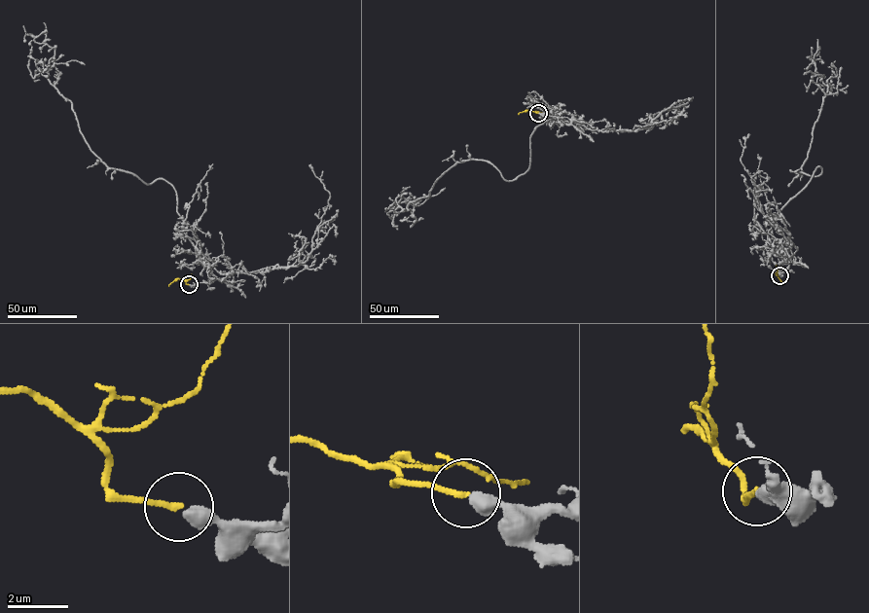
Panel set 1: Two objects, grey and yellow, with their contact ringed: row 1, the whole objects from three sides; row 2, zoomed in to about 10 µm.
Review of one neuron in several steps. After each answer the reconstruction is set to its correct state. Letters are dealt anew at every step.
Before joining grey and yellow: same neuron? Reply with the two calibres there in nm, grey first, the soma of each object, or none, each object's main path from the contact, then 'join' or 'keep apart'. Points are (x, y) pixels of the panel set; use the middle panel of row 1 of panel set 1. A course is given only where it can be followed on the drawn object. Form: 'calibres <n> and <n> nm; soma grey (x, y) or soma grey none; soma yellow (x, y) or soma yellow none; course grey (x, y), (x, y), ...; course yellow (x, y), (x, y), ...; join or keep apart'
calibres 480 and 180 nm; soma grey none; soma yellow none; course grey (539, 113), (570, 123), (551, 116), (537, 126), (524, 173), (505, 180), (464, 160), (427, 196), (385, 211); course yellow (539, 113), (526, 110), (518, 114); join

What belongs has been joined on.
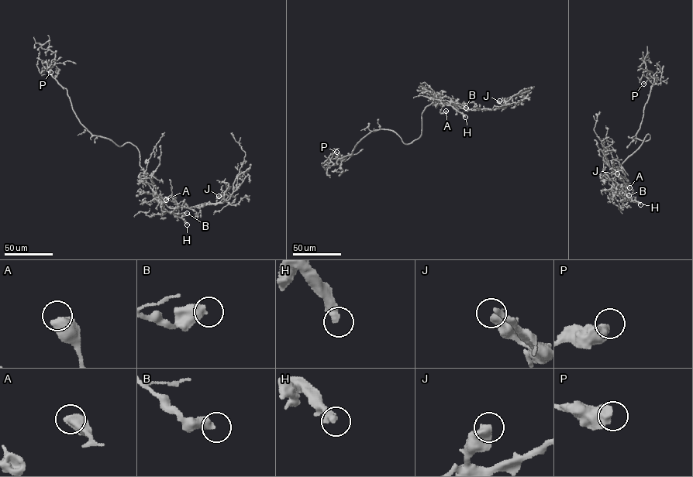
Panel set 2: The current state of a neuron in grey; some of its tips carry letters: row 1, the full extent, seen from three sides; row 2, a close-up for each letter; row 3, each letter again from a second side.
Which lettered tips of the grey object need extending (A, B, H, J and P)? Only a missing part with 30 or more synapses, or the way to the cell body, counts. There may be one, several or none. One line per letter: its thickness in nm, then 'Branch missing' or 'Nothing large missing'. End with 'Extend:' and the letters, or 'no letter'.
A: Thickness 600 nm. Nothing large missing
B: Thickness 480 nm. Nothing large missing
H: Thickness 380 nm. Branch missing
J: Thickness 550 nm. Nothing large missing
P: Thickness 600 nm. Nothing large missing
Extend: H

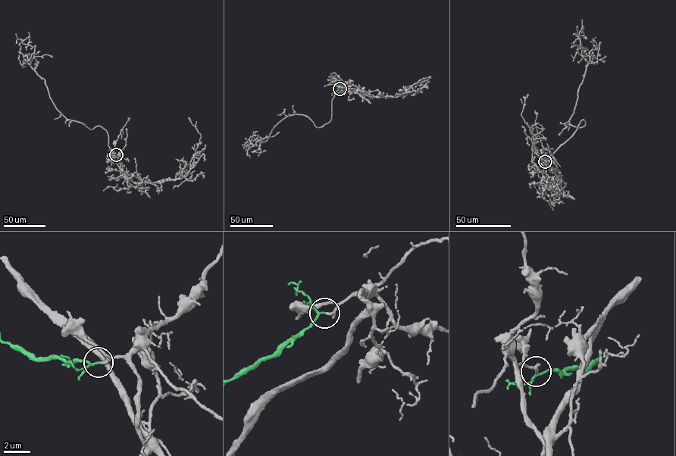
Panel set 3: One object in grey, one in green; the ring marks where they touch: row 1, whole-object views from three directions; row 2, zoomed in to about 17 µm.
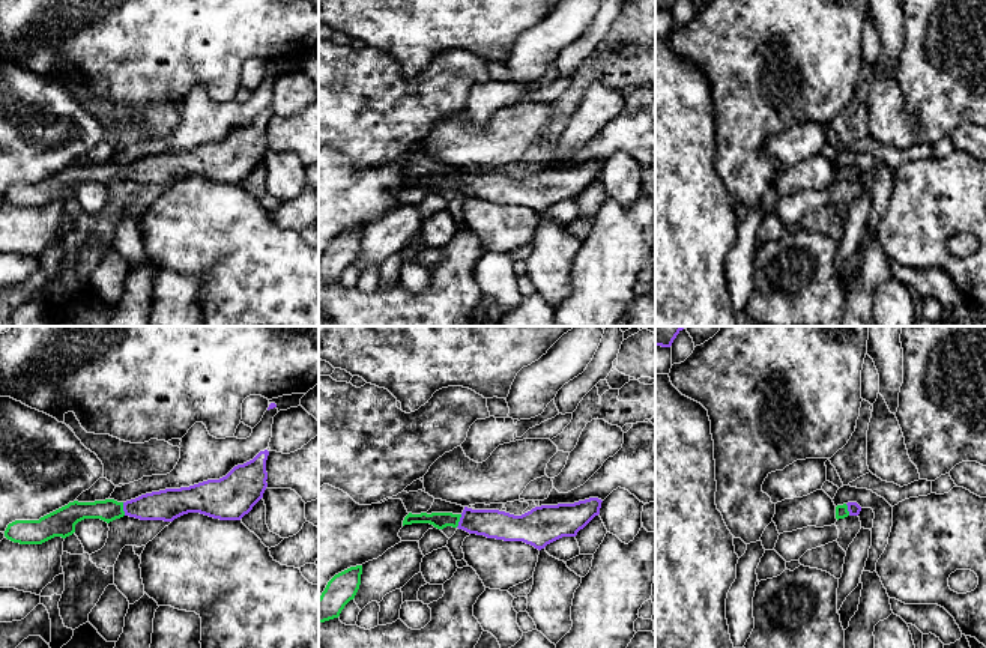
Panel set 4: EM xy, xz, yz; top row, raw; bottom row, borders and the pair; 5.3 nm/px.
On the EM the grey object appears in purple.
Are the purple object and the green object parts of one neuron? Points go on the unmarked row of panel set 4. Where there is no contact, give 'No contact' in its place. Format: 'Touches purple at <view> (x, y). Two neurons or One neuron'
Touches purple at xy (124, 172). One neuron

